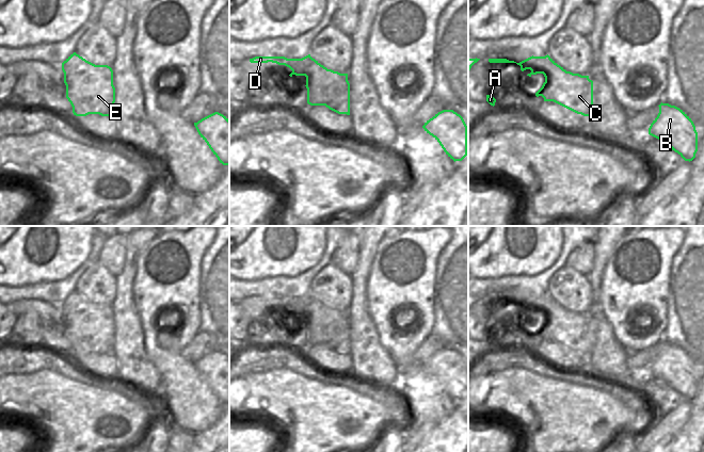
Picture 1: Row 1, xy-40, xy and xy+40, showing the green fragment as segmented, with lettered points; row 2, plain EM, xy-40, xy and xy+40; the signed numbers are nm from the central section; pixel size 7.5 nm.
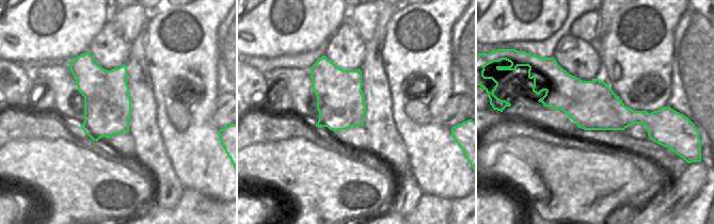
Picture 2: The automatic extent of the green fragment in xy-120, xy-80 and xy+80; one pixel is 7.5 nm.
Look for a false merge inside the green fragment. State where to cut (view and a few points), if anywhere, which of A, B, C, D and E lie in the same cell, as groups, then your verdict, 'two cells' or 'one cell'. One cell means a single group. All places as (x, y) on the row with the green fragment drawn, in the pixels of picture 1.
cut in xy along (310, 57), (308, 69), (304, 75); A B C D / E; two cells

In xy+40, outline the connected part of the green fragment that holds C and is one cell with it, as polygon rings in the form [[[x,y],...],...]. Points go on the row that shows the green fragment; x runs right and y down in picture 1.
[[[548,54],[545,56],[530,56],[519,63],[521,70],[530,69],[531,72],[527,76],[543,74],[545,82],[542,87],[535,93],[535,96],[542,96],[544,101],[554,101],[577,114],[583,116],[591,116],[593,109],[593,81],[589,79],[589,76],[581,76],[579,74],[573,74],[566,71],[563,67],[558,65]]]

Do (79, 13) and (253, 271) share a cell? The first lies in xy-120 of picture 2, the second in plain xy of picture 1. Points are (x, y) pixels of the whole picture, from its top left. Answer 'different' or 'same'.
same

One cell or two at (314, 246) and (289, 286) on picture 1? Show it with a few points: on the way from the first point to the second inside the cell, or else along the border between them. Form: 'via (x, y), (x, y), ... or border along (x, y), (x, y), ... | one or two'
border along (316, 262), (297, 275), (270, 277) | two

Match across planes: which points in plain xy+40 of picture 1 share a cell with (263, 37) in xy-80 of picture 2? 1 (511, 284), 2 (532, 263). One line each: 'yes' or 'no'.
1: no
2: yes

